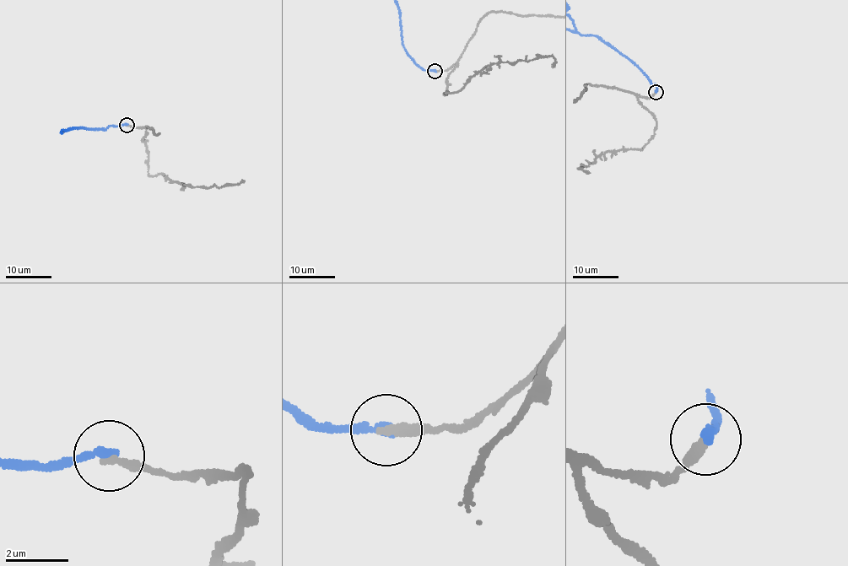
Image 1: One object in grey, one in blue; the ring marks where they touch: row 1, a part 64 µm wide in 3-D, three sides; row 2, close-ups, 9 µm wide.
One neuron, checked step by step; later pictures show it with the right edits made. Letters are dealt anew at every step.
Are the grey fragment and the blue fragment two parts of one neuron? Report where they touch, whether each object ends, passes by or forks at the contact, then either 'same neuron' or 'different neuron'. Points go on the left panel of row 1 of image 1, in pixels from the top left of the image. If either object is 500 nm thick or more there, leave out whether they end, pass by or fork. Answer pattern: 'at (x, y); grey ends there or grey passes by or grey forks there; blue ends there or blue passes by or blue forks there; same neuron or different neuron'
at (126, 125); grey ends there; blue ends there; different neuron

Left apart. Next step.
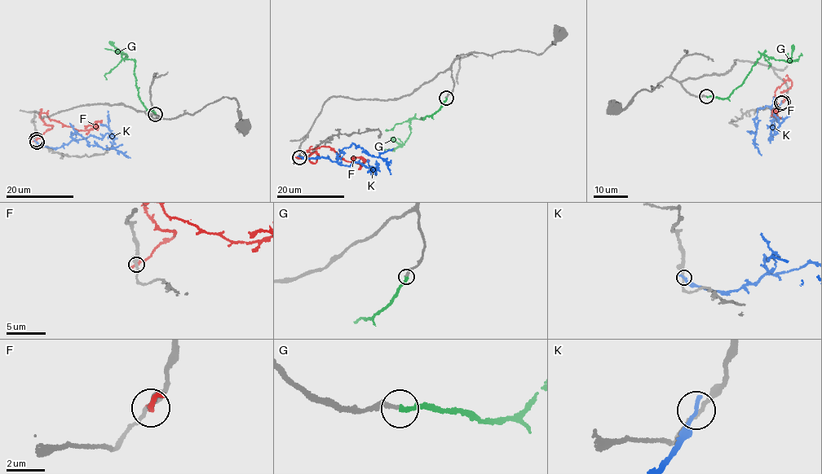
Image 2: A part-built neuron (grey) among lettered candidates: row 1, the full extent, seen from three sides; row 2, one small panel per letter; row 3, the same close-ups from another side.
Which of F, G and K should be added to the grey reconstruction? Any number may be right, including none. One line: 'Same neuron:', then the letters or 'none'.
Same neuron: G

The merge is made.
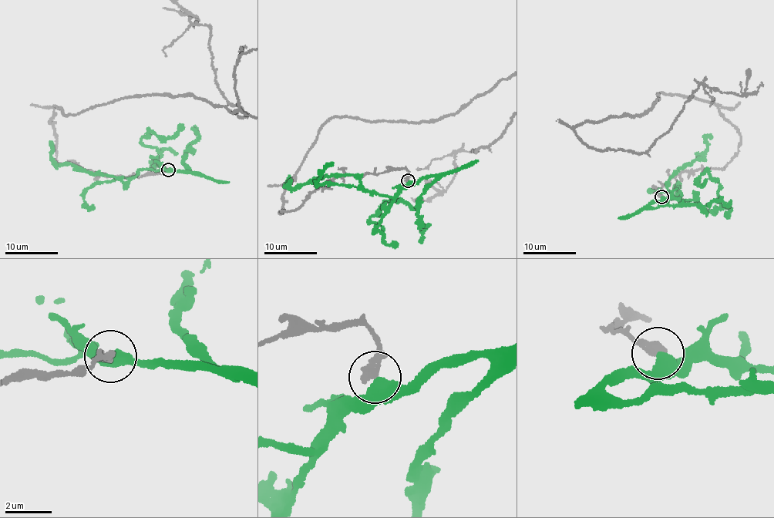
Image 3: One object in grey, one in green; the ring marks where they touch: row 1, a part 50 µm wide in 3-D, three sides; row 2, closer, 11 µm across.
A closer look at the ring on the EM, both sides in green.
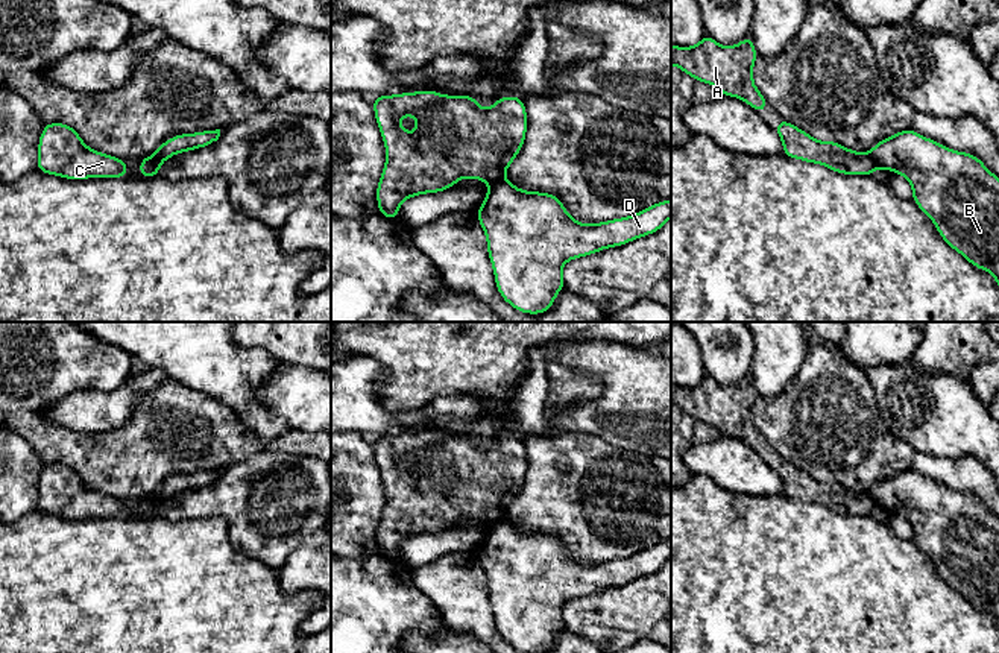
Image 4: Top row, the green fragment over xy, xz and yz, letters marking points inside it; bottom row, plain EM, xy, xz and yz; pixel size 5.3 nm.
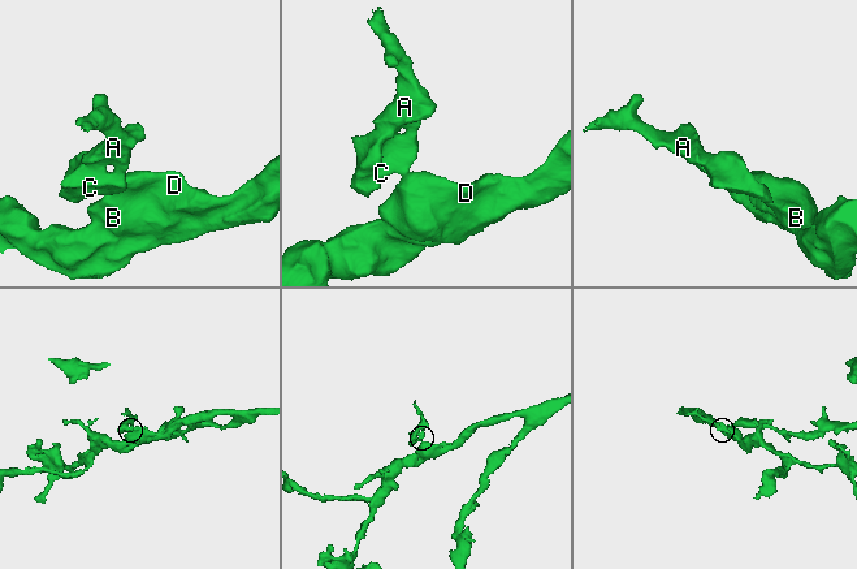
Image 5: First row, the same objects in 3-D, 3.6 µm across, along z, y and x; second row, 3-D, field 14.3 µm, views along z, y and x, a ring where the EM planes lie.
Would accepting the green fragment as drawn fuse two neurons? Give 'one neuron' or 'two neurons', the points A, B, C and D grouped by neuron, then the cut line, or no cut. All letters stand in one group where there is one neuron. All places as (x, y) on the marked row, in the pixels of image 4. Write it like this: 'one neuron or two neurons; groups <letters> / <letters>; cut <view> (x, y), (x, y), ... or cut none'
two neurons; groups A C / B D; cut xz (503, 178), (491, 186)

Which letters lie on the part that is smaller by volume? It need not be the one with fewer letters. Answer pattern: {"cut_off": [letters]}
{"cut_off": ["A", "C"]}

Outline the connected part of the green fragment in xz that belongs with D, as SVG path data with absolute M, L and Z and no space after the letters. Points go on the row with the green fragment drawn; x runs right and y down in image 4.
M503 179L489 187L475 214L486 234L501 298L521 313L540 314L553 307L556 295L566 287L562 273L566 261L657 232L671 217L671 199L653 203L635 216L585 225L568 214L556 194L524 191Z

